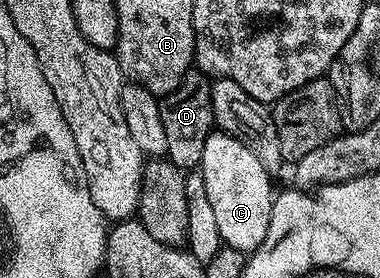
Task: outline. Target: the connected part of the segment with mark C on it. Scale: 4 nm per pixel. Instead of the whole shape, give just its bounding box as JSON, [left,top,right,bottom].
[199,130,275,253]

